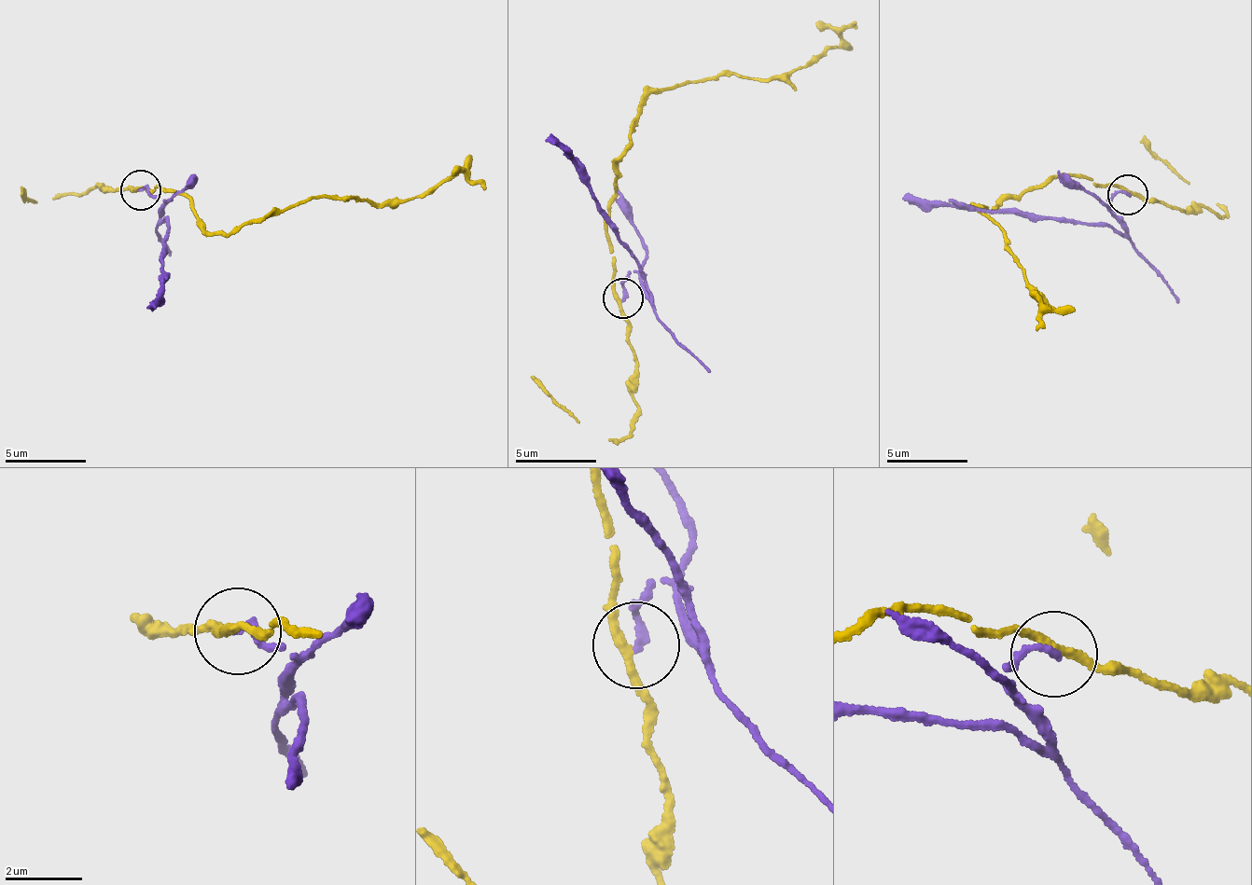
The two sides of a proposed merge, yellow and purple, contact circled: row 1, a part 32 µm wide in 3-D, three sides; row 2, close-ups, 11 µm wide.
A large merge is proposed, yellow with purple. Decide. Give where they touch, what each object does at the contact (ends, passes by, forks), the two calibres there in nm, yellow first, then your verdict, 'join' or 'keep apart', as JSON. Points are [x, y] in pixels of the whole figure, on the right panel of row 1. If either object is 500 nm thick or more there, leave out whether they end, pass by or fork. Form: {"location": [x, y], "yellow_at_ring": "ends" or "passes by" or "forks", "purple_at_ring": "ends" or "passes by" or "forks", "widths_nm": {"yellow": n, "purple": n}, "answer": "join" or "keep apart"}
{"location": [1128, 194], "yellow_at_ring": "passes by", "purple_at_ring": "ends", "widths_nm": {"yellow": 220, "purple": 200}, "answer": "keep apart"}

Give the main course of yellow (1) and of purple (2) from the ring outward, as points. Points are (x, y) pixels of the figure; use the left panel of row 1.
1: (140, 191), (174, 191), (209, 234), (227, 236), (337, 194), (378, 204), (424, 196), (465, 171), (452, 172)
2: (140, 191), (146, 187), (160, 198), (161, 213), (169, 223), (163, 269), (164, 298), (153, 306)

